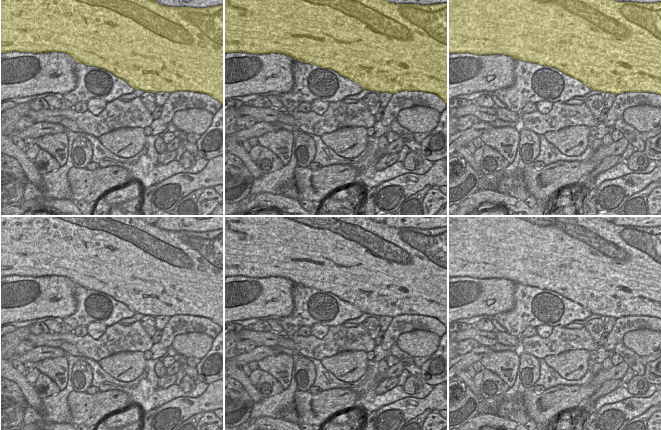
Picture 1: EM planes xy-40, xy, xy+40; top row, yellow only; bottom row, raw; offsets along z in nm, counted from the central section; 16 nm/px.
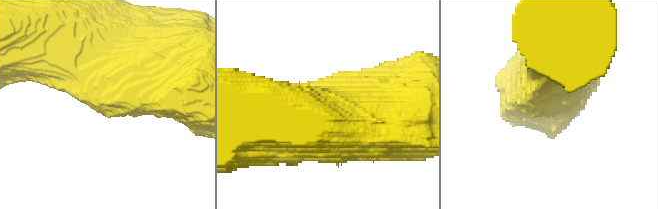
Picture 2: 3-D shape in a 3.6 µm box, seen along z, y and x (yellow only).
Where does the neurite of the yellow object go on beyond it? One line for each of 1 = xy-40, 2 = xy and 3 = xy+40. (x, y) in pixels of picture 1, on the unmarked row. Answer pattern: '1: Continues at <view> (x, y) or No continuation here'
1: No continuation here
2: No continuation here
3: No continuation here

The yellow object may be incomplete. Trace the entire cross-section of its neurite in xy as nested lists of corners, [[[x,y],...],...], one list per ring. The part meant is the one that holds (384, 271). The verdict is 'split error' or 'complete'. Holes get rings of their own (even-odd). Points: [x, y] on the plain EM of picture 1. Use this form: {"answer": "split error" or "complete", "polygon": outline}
{"answer": "complete", "polygon": [[[224,216],[224,277],[232,276],[245,276],[252,278],[283,277],[291,280],[294,284],[334,294],[341,300],[358,307],[362,313],[376,316],[390,316],[392,318],[399,315],[428,316],[436,318],[448,329],[448,227],[433,229],[394,228],[389,227],[384,222],[378,223],[372,221],[367,216]]]}

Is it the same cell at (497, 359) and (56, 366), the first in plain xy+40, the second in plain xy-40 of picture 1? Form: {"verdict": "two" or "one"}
{"verdict": "one"}

